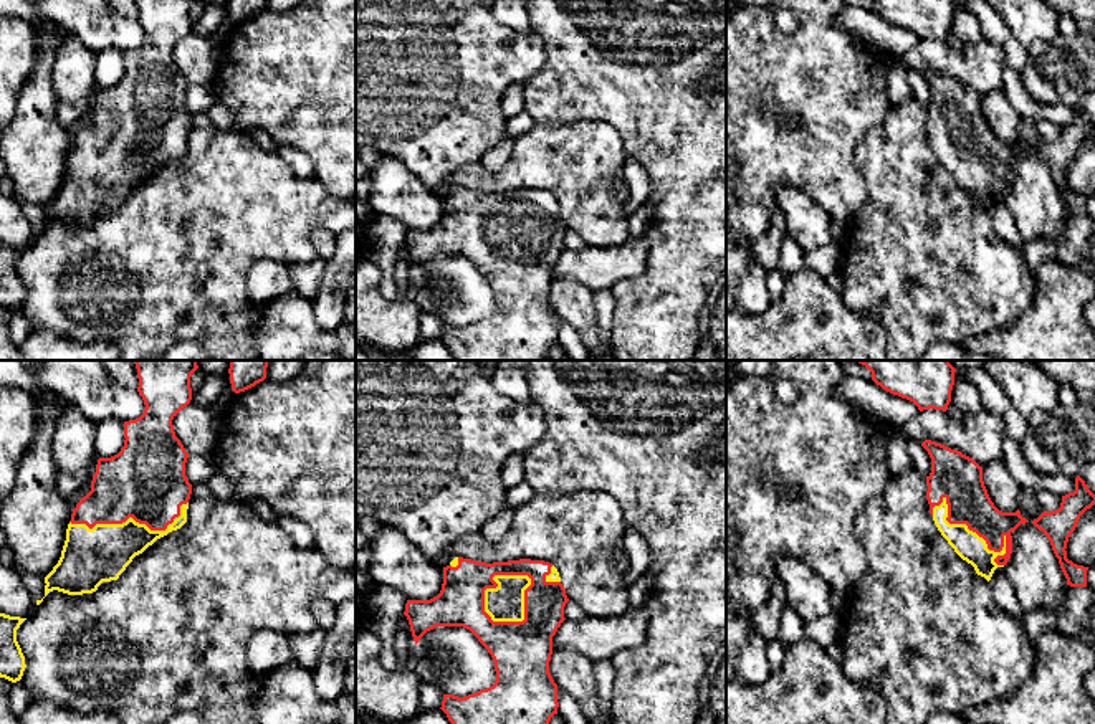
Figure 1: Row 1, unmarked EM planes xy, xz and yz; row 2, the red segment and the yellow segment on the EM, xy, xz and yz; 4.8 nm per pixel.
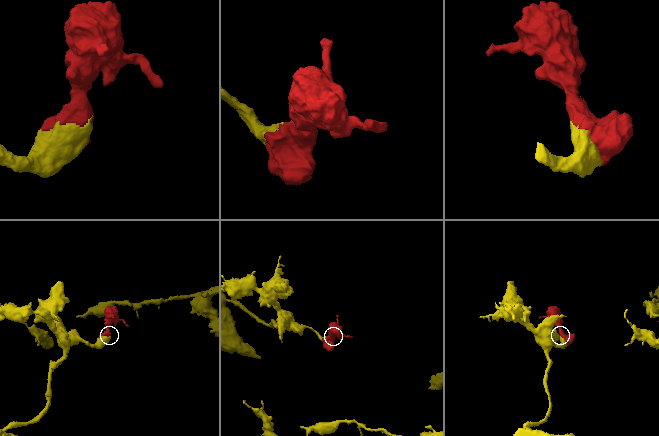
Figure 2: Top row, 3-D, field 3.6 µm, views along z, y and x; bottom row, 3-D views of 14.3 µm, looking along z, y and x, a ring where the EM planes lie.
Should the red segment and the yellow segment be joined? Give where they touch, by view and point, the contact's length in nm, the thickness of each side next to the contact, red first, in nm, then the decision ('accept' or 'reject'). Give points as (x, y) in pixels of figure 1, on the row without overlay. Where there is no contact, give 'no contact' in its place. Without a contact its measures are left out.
contact xz (525, 243); length 280 nm; calibres 280 and 180 nm; accept

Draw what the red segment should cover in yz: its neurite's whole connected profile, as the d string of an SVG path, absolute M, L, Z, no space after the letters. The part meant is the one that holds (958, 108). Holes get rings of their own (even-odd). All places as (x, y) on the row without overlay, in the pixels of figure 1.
M925 69L921 76L931 88L931 102L926 106L930 144L954 182L989 212L994 200L1011 188L1011 162L1029 150L1019 139L1002 142L994 136L983 111L983 98L973 88L931 69Z

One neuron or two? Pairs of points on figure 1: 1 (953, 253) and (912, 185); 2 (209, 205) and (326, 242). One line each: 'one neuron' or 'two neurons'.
1: one neuron
2: two neurons

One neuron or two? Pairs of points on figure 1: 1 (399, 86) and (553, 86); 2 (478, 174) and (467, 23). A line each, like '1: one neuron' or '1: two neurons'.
1: two neurons
2: two neurons

